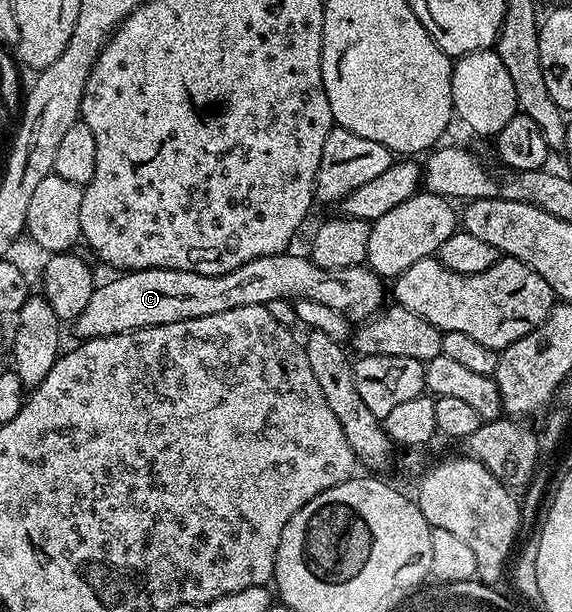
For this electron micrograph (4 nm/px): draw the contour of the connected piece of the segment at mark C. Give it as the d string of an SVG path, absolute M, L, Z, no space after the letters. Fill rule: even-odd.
M283 252L272 256L260 256L256 260L248 260L240 268L236 268L227 274L216 276L204 276L200 272L188 272L187 270L165 270L164 268L152 268L151 270L136 270L122 272L111 282L95 285L92 292L92 300L88 300L84 312L73 319L72 326L79 335L79 339L103 338L113 334L126 334L129 330L139 330L149 326L160 324L176 324L180 320L192 320L200 316L216 316L216 312L228 312L232 308L244 308L245 306L266 306L274 304L277 298L290 298L297 300L307 298L316 300L320 304L328 304L328 308L336 308L347 319L370 320L379 313L382 306L383 279L379 278L369 266L353 266L352 268L320 268L309 256L302 258L298 254Z

